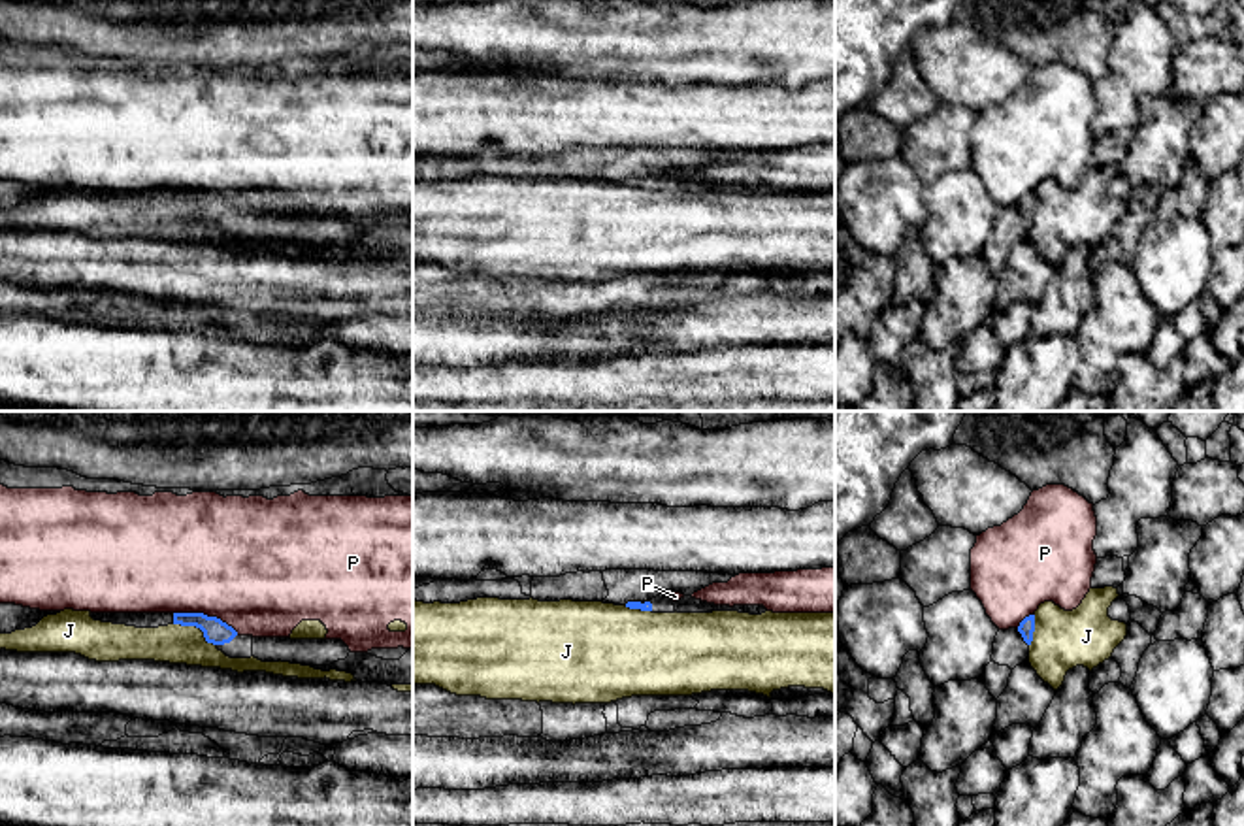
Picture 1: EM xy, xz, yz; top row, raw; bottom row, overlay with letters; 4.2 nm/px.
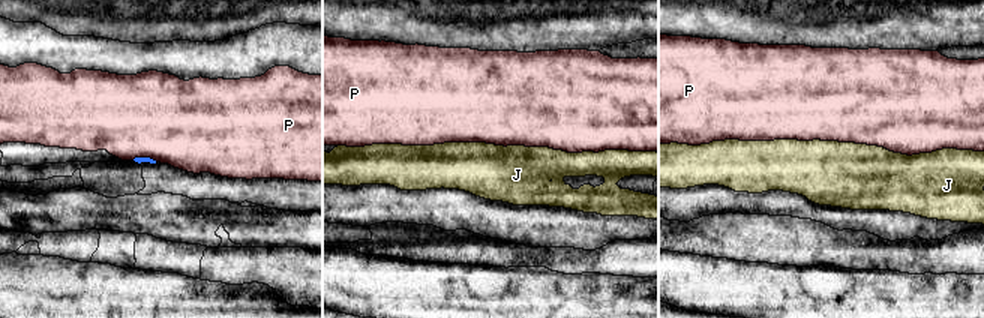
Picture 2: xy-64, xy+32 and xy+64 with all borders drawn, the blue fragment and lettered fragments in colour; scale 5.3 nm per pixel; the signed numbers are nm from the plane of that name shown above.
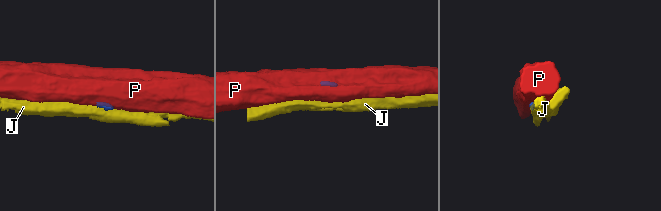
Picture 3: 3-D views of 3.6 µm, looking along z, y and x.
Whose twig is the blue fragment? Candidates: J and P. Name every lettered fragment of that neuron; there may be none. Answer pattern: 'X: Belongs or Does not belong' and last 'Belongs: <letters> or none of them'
J: Does not belong
P: Does not belong
Belongs: none of them

